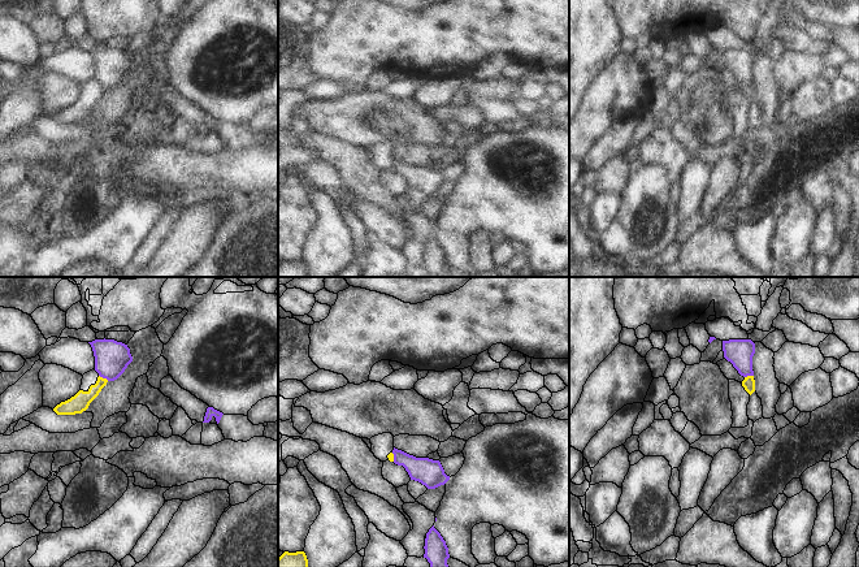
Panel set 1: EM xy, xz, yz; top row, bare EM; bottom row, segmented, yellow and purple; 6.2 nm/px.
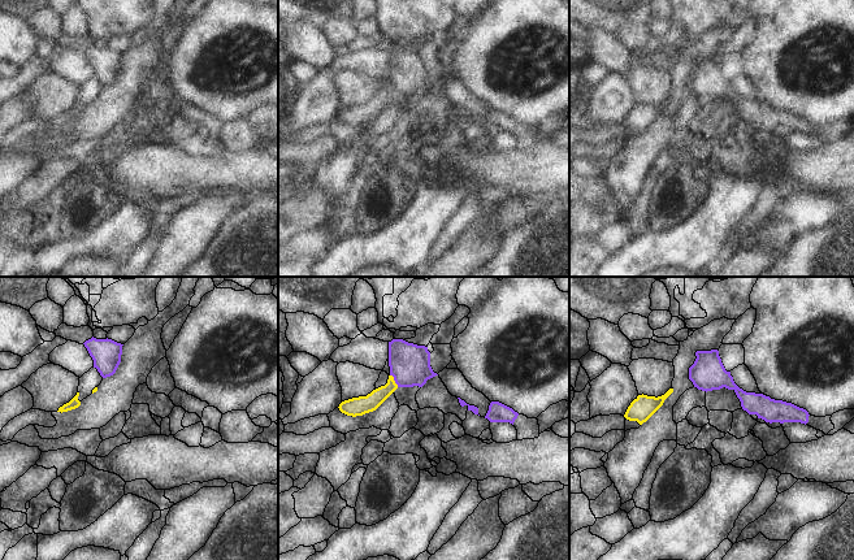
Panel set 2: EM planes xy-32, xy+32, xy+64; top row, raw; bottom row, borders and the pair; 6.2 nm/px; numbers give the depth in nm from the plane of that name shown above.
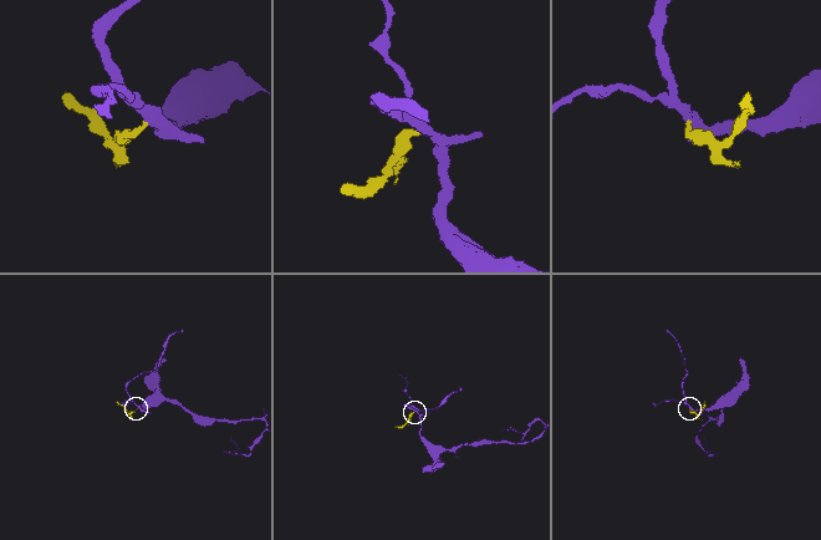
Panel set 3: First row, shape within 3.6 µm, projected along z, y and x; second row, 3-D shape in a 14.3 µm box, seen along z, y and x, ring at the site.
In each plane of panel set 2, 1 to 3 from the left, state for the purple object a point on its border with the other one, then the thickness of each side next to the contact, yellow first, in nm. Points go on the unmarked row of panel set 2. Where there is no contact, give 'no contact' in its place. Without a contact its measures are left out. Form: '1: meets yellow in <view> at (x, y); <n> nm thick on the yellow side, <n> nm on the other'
1: no contact
2: meets yellow in xy+32 at (394, 90); 110 nm thick on the yellow side, 260 nm on the other
3: no contact

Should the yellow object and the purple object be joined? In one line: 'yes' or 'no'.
no

